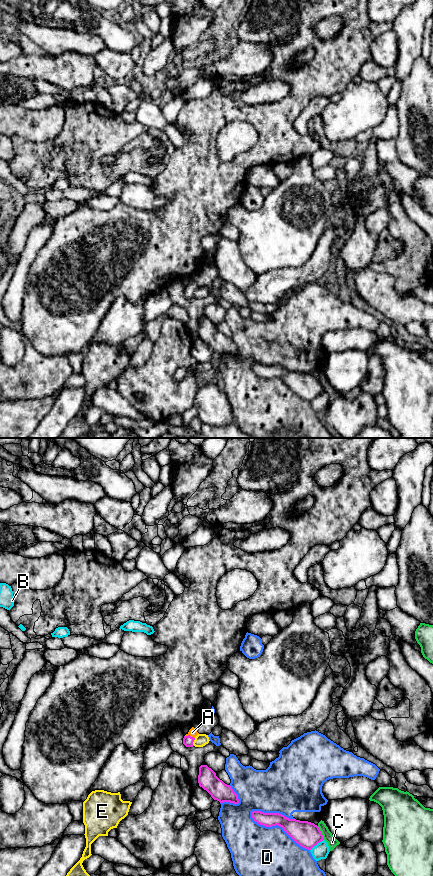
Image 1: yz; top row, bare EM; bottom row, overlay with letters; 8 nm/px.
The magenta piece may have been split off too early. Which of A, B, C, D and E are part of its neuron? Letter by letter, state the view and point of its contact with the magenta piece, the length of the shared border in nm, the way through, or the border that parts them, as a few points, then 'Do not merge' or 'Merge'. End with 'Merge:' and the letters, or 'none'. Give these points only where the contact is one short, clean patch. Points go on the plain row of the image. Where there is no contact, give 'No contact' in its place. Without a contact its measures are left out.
A: Touches magenta at yz (189, 287). Shared border 80 nm. Path across: yz (188, 293), (189, 287), (192, 284). Merge
B: Touches magenta at yz (316, 396). Shared border 140 nm. Do not merge
C: Touches magenta at yz (321, 385). Shared border 130 nm. Do not merge
D: Touches magenta at yz (278, 377). Shared border 550 nm. Do not merge
E: Touches magenta at yz (193, 293). Shared border 70 nm. Boundary: yz (195, 290), (193, 297). Do not merge
Merge: A

